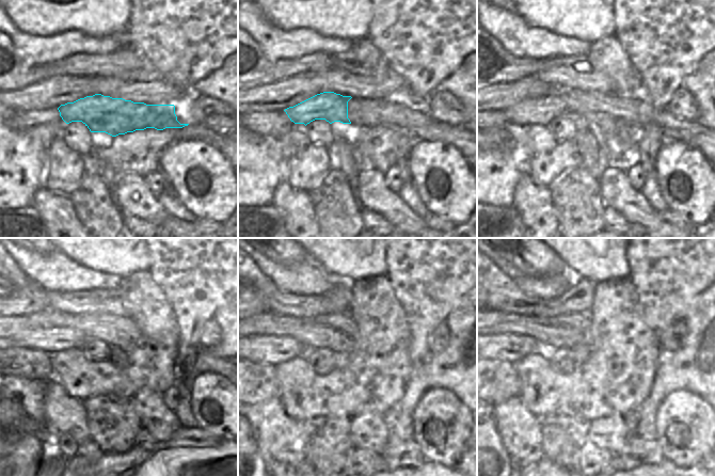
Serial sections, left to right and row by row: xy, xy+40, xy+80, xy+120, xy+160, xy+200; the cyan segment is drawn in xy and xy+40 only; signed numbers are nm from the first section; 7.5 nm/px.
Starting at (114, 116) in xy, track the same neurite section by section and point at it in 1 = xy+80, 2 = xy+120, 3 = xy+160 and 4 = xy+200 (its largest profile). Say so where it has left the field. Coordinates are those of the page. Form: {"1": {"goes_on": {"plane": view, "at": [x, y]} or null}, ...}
{"1": {"goes_on": {"plane": "xy+80", "at": [540, 111]}}, "2": {"goes_on": {"plane": "xy+120", "at": [41, 339]}}, "3": {"goes_on": {"plane": "xy+160", "at": [273, 349]}}, "4": {"goes_on": {"plane": "xy+200", "at": [511, 348]}}}

